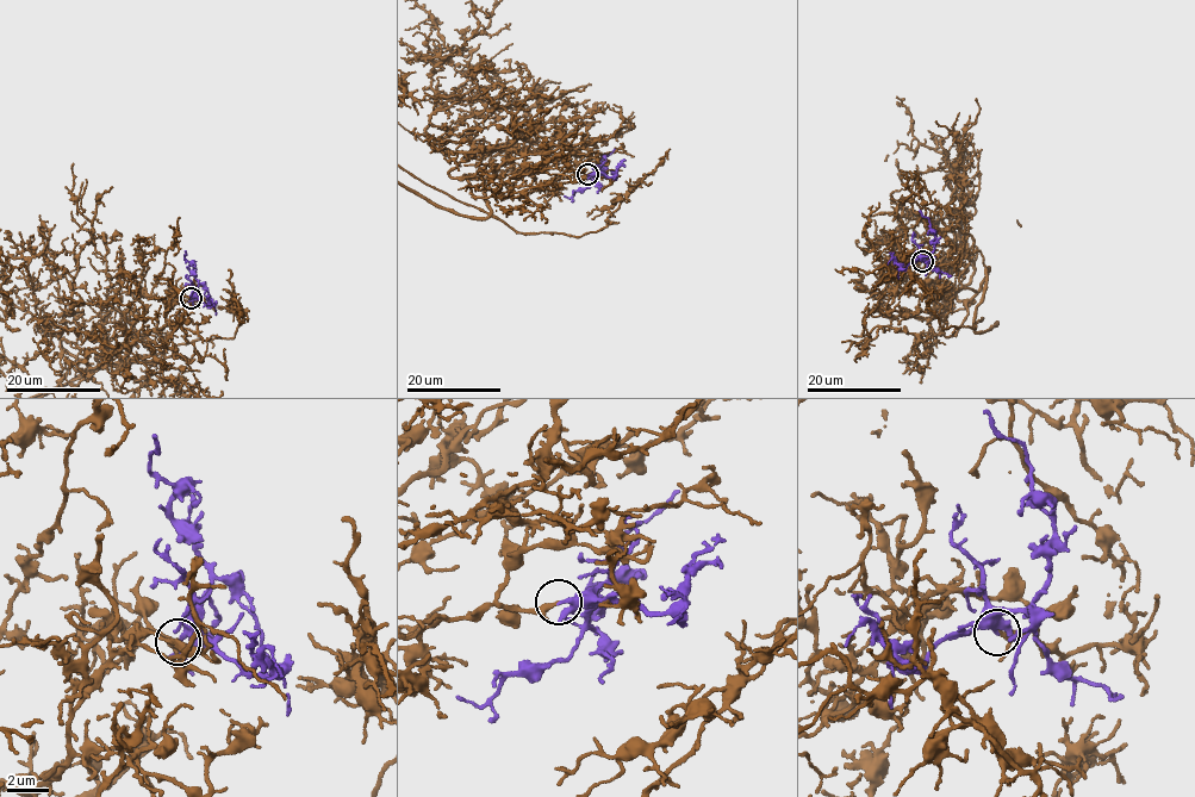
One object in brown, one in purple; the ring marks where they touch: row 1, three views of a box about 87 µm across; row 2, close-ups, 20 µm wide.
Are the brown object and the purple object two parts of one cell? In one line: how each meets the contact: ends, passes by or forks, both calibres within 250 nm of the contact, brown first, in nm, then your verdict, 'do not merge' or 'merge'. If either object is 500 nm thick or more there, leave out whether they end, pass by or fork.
brown passes by; purple ends there; 200 nm thick on the brown side, 280 nm on the other; merge

